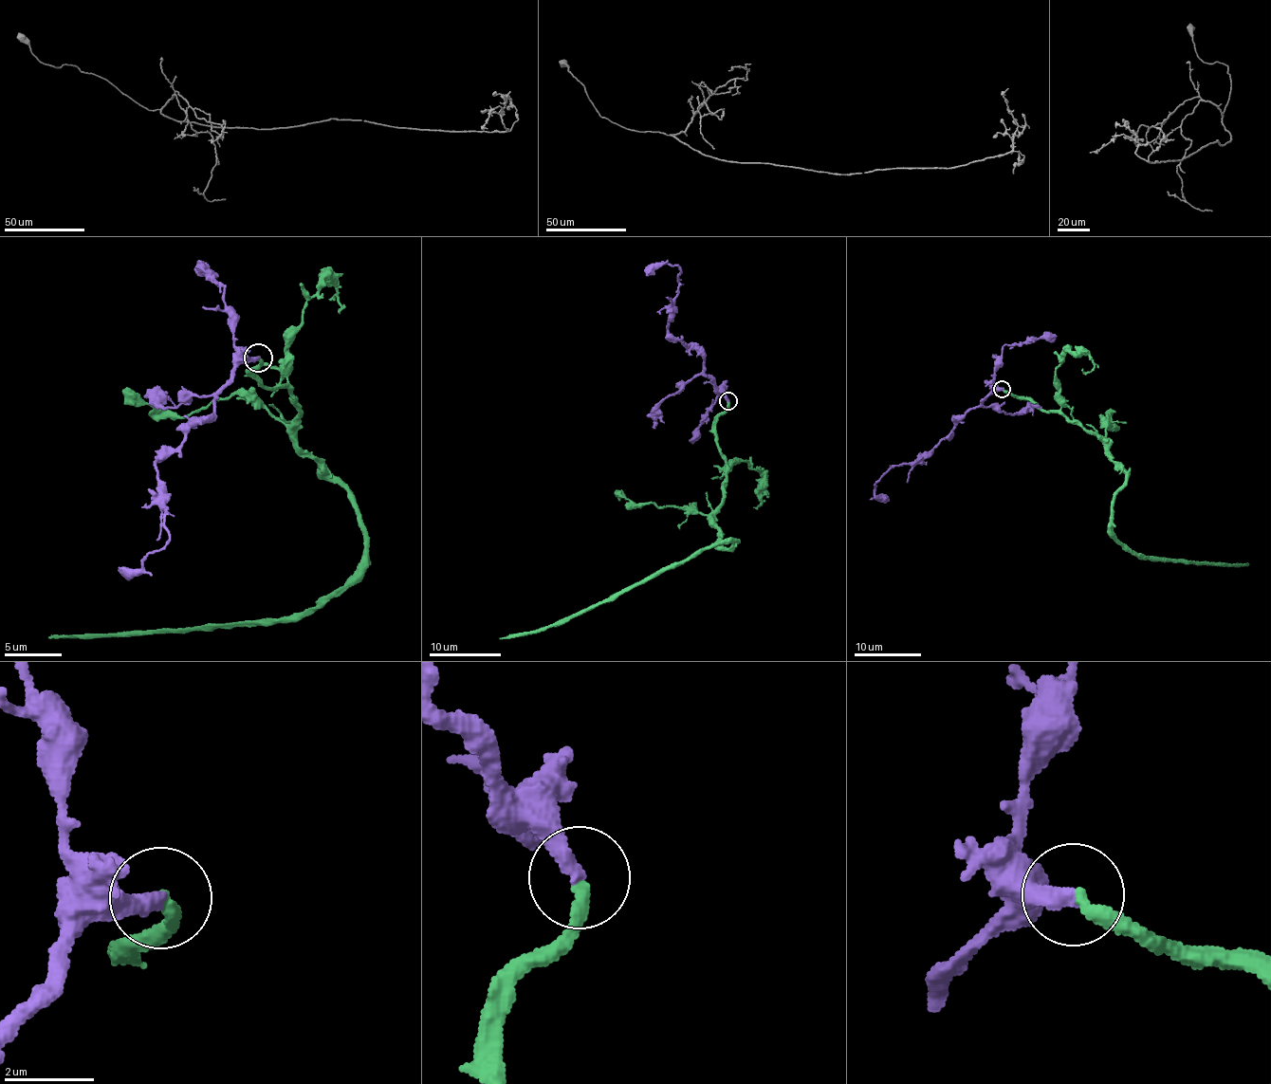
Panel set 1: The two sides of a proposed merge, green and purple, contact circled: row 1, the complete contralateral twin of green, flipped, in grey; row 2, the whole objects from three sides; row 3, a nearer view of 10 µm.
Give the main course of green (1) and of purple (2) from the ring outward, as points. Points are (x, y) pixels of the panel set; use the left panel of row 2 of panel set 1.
1: (257, 357), (250, 374), (296, 396), (296, 446), (341, 486), (365, 561), (315, 607), (282, 619), (47, 637)
2: (257, 357), (249, 358), (212, 398), (212, 411), (158, 462), (167, 543), (142, 567), (118, 571)

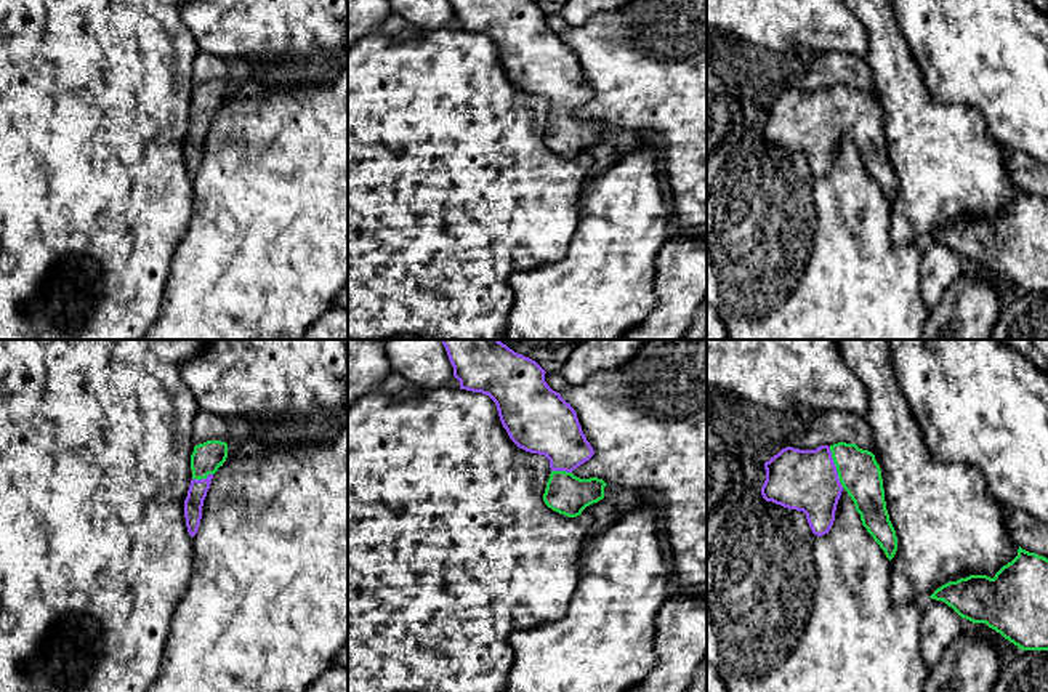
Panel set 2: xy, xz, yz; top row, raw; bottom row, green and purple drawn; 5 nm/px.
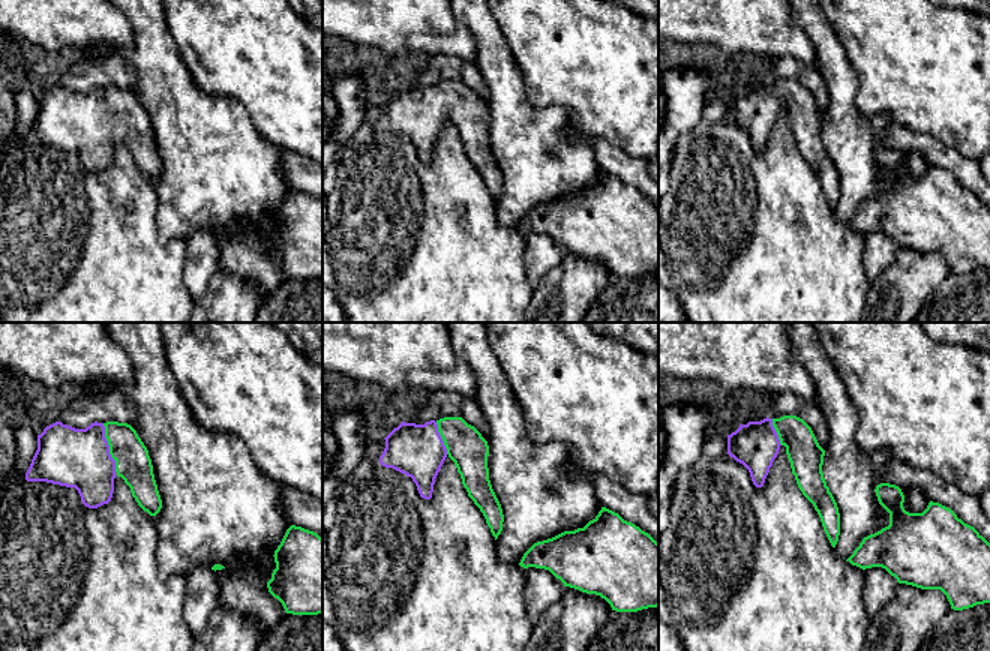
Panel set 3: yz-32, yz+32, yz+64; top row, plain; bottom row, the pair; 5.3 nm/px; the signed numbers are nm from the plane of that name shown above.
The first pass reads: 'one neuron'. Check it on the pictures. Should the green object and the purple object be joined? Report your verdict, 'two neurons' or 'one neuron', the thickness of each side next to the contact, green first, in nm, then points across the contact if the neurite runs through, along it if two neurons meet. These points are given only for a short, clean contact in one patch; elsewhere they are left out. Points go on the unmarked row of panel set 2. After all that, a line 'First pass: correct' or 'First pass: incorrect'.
one neuron; calibres 200 and 300 nm; way yz (859, 114), (851, 109), (837, 109), (806, 122)
First pass: correct

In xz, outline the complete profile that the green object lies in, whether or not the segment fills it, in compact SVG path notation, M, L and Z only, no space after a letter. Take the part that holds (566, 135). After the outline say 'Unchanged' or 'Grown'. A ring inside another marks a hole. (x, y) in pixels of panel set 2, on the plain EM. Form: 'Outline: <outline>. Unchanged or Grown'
Outline: M449 0L460 30L489 37L510 80L522 91L545 96L551 115L543 143L553 152L577 159L604 139L603 120L580 120L572 112L595 91L575 51L545 22L532 0Z. Grown

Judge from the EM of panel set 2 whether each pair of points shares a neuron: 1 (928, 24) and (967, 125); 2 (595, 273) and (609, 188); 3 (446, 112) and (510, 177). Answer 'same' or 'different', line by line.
1: different
2: same
3: same

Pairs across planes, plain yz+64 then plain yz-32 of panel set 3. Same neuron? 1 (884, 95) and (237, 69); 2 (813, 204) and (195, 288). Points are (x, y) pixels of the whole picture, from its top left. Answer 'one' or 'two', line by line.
1: one
2: two

